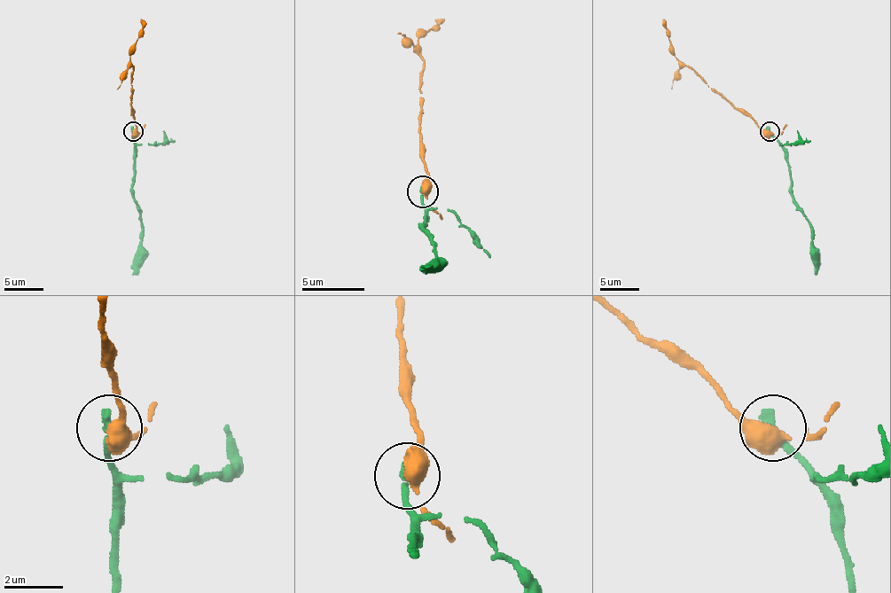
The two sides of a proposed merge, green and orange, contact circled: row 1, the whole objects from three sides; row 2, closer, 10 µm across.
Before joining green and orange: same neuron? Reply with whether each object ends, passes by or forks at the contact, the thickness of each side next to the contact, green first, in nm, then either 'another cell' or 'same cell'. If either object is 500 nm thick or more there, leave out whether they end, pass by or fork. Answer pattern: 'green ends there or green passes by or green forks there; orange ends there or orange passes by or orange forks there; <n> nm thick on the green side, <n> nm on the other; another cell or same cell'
green ends there; orange passes by; 300 nm thick on the green side, 480 nm on the other; another cell

